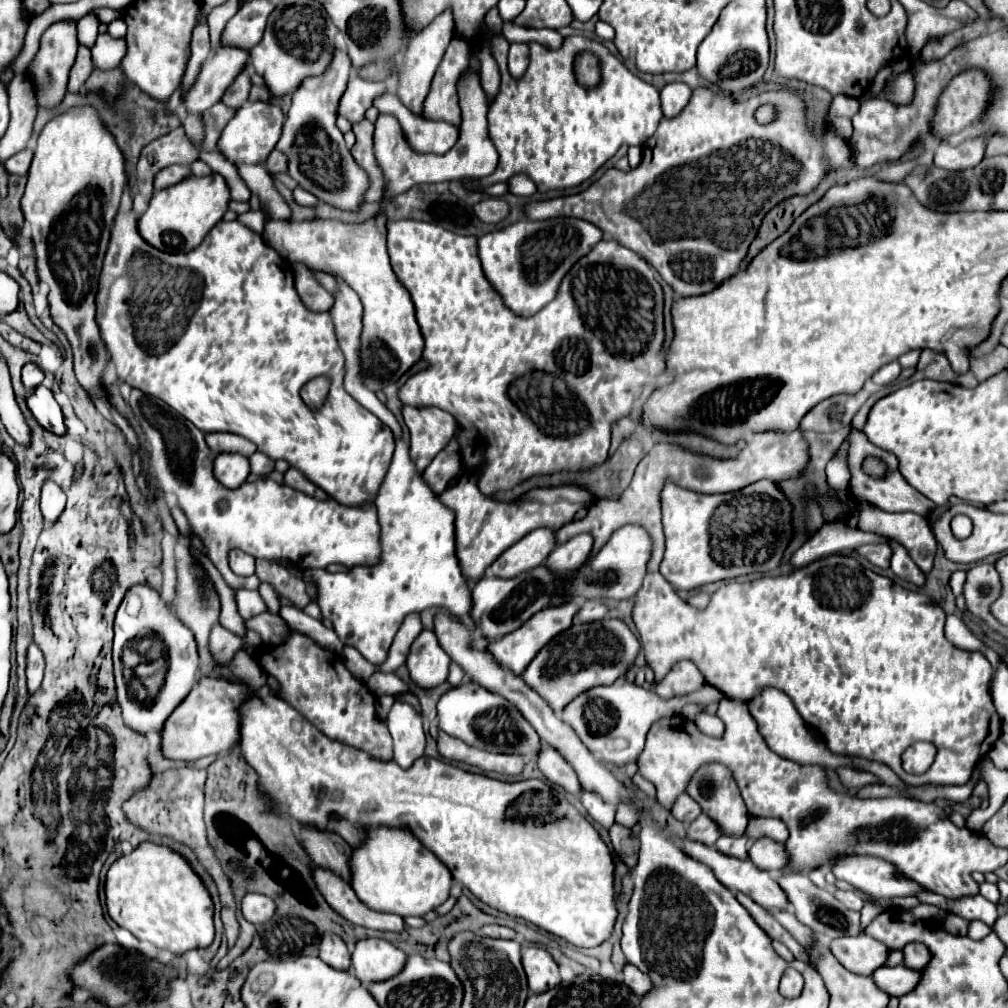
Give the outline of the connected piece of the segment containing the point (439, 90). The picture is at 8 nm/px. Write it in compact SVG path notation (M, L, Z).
M453 37L436 70L430 94L424 102L424 118L446 120L454 126L460 126L462 118L456 100L456 78L468 67L470 56L470 46Z

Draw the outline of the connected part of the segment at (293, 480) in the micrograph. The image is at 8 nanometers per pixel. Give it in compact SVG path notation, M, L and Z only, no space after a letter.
M290 468L286 474L284 474L284 480L286 480L286 484L290 486L290 488L294 488L294 490L298 490L298 492L306 492L308 496L312 496L312 498L320 498L320 500L328 500L328 496L316 486L316 484L312 484L300 470L296 470L296 468Z

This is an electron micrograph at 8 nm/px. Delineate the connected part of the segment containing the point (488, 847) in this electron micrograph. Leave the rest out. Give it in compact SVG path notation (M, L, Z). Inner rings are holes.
M270 686L252 690L250 696L238 706L238 712L238 746L244 760L258 772L260 790L268 792L268 796L272 796L280 808L282 804L286 804L286 814L290 818L296 818L296 822L316 824L316 828L324 830L328 826L328 820L334 820L336 832L352 846L356 846L356 840L358 844L362 842L364 826L386 824L410 828L422 842L422 846L434 852L438 860L448 866L452 878L468 888L484 904L508 916L532 922L534 926L556 934L578 948L600 946L614 932L614 924L618 918L614 892L614 860L598 830L572 804L560 804L552 816L544 818L544 822L526 820L542 816L542 812L550 812L550 808L558 804L550 788L544 788L544 782L540 782L542 786L534 790L534 780L500 782L480 774L458 770L450 764L444 764L442 760L426 756L418 758L408 770L402 770L394 762L372 760L372 756L368 756L364 750L356 750L348 744L336 744L336 740L330 740L328 736L318 732ZM510 804L510 816L518 820L506 818L506 810Z

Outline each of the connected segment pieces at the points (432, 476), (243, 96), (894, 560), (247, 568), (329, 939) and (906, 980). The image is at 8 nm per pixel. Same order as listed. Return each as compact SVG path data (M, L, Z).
M453 437L436 456L434 460L428 464L428 468L422 472L424 480L428 482L428 486L440 494L448 488L448 484L458 478L464 470L462 458L460 455L460 447L456 437Z
M240 72L240 76L232 82L232 86L226 90L226 94L222 96L220 102L238 110L240 106L244 106L248 102L248 92L250 92L250 80L248 80L246 72Z
M888 540L888 546L892 548L890 564L892 564L894 574L900 576L900 578L904 578L904 580L914 582L916 586L922 586L922 584L924 584L924 574L922 574L920 568L912 562L912 558L910 558L908 552L906 552L906 548L900 546L900 542L896 542L896 540Z
M232 550L228 554L228 562L234 574L238 576L252 576L254 574L254 558L250 554L244 554L242 550Z
M324 934L320 940L320 960L324 960L328 966L336 970L348 970L350 968L350 952L340 936L336 934Z
M902 964L900 966L882 966L880 970L876 970L872 974L872 978L880 986L880 990L884 990L890 996L900 998L918 986L922 972L902 966Z

